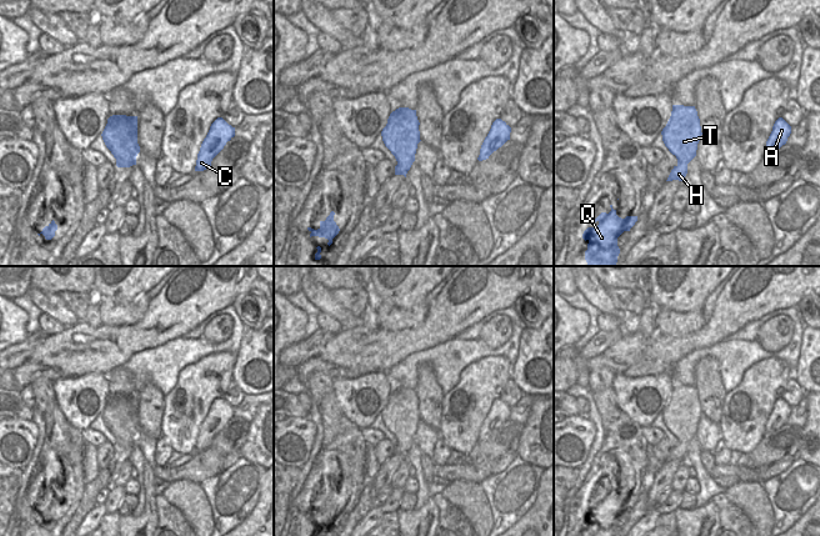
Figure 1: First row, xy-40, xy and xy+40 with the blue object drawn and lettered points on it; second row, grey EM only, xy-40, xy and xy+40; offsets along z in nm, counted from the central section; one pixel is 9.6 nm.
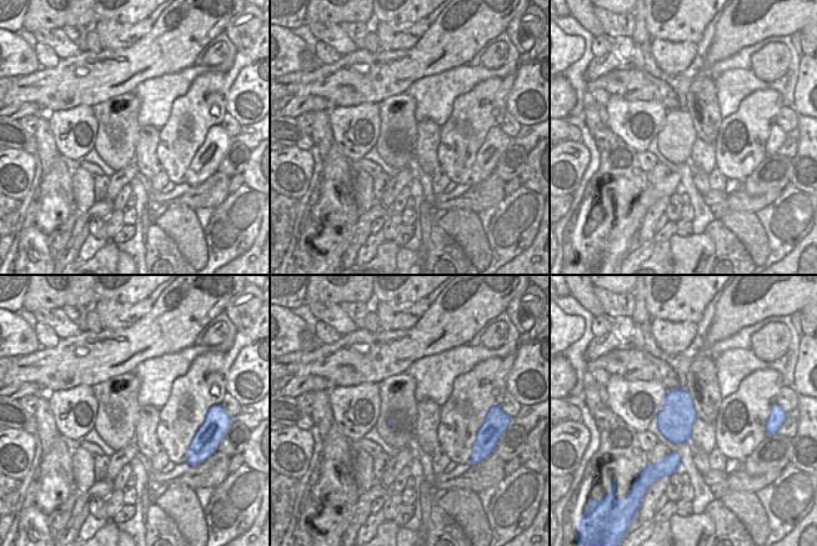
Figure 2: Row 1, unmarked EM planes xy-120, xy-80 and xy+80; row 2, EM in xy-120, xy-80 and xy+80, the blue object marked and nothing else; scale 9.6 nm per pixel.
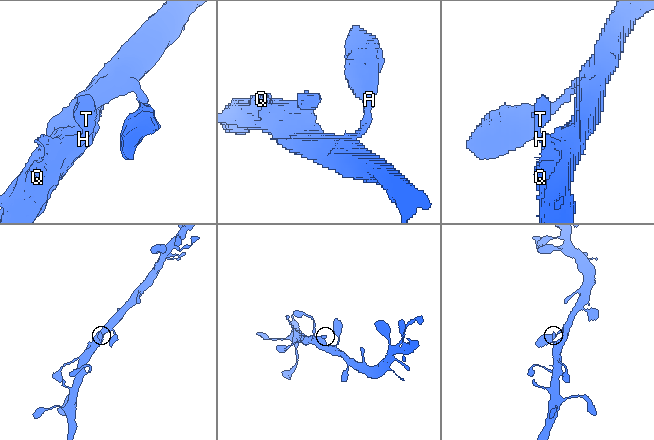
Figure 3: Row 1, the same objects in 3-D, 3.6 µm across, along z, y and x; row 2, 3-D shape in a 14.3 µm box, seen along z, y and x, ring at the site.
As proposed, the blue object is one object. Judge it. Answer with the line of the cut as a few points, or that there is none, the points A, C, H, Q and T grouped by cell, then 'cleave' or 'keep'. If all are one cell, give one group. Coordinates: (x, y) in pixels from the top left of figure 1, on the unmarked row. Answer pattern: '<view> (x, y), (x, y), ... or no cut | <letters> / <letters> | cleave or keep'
no cut | A C H Q T | keep

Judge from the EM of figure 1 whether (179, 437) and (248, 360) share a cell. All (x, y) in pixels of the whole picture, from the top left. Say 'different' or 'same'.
different

